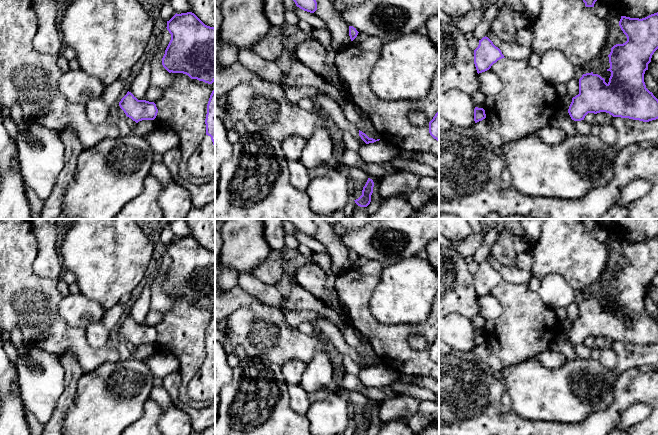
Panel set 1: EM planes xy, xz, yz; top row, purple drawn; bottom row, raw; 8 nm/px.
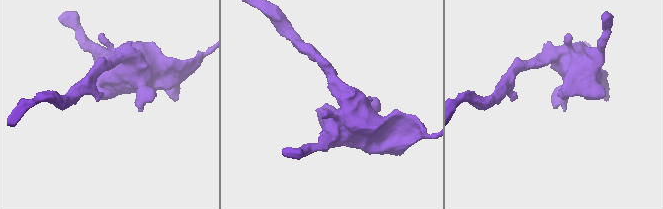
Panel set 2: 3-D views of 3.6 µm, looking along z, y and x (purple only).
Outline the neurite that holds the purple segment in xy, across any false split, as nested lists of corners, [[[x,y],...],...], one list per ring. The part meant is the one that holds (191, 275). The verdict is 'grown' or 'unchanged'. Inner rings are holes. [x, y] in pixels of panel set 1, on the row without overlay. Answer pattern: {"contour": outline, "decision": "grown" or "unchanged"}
{"contour": [[[194,237],[175,238],[167,245],[171,264],[162,282],[169,297],[183,297],[208,308],[215,305],[215,252],[205,249]]], "decision": "unchanged"}

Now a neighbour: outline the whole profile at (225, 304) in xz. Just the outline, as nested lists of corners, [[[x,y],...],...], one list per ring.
[[[239,286],[227,290],[221,295],[215,295],[215,323],[224,320],[235,310],[256,301],[251,294]]]

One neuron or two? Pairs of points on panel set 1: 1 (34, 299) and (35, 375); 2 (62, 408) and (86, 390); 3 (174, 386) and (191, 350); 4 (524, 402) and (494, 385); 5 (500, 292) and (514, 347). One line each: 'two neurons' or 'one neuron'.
1: two neurons
2: two neurons
3: two neurons
4: two neurons
5: one neuron

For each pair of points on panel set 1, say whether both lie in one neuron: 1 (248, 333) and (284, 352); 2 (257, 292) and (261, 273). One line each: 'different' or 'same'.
1: same
2: different

